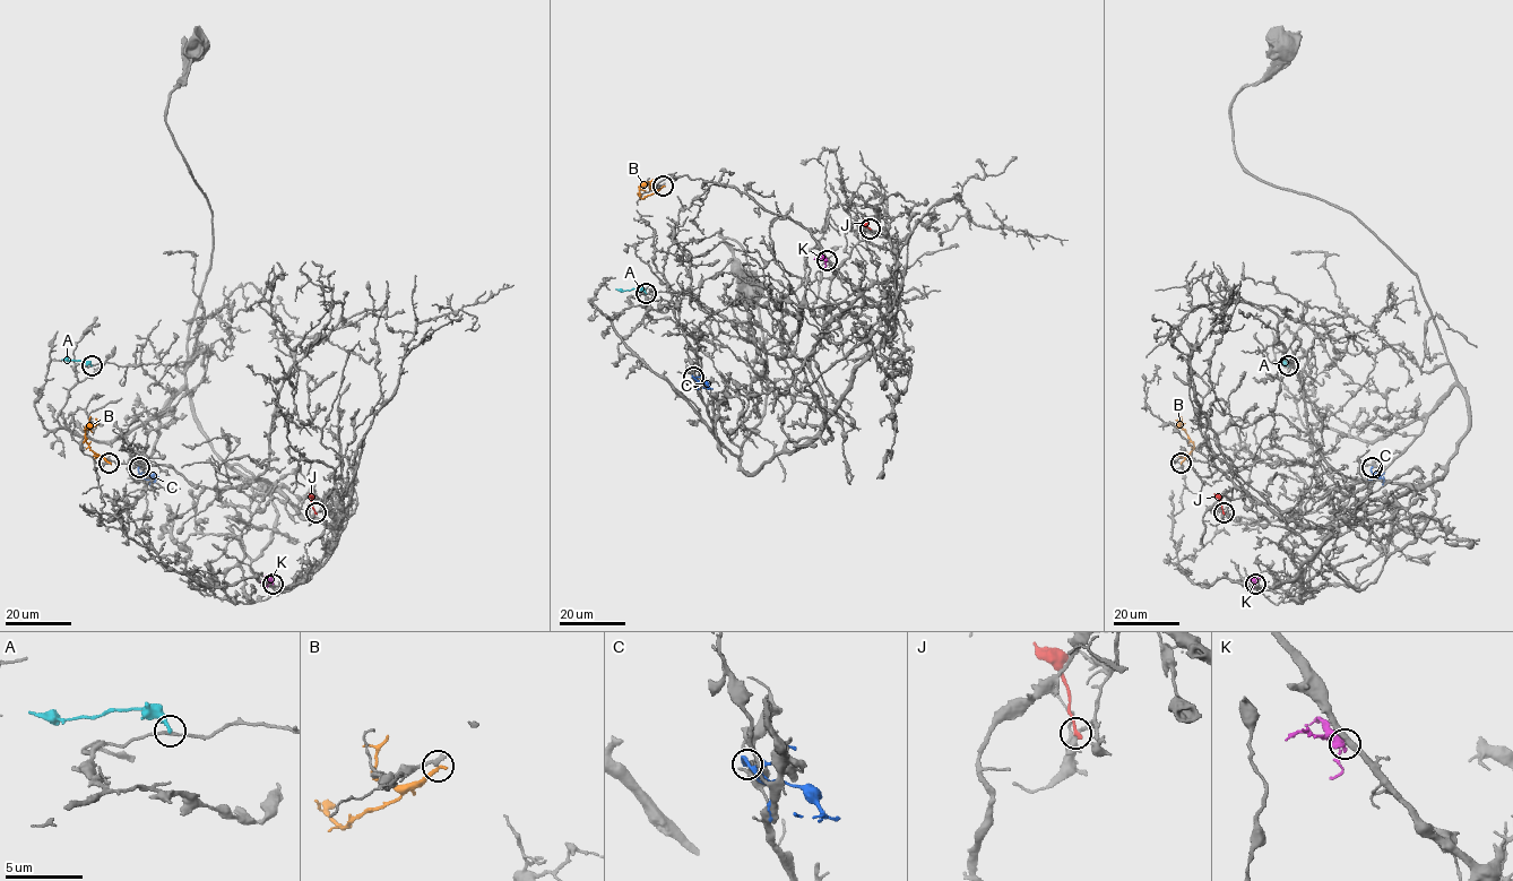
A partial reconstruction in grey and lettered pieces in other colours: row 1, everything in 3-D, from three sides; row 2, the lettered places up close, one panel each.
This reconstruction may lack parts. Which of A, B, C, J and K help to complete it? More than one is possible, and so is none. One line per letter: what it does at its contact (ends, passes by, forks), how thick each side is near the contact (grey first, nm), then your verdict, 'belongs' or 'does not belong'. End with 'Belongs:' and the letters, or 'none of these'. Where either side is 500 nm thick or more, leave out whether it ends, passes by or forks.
A: it ends; calibres 200 and 240 nm; does not belong
B: it ends; calibres 360 and 320 nm; does not belong
C: it ends; calibres 360 and 280 nm; does not belong
J: it ends; calibres 280 and 280 nm; does not belong
K: it ends; calibres 360 and 220 nm; belongs
Belongs: K

